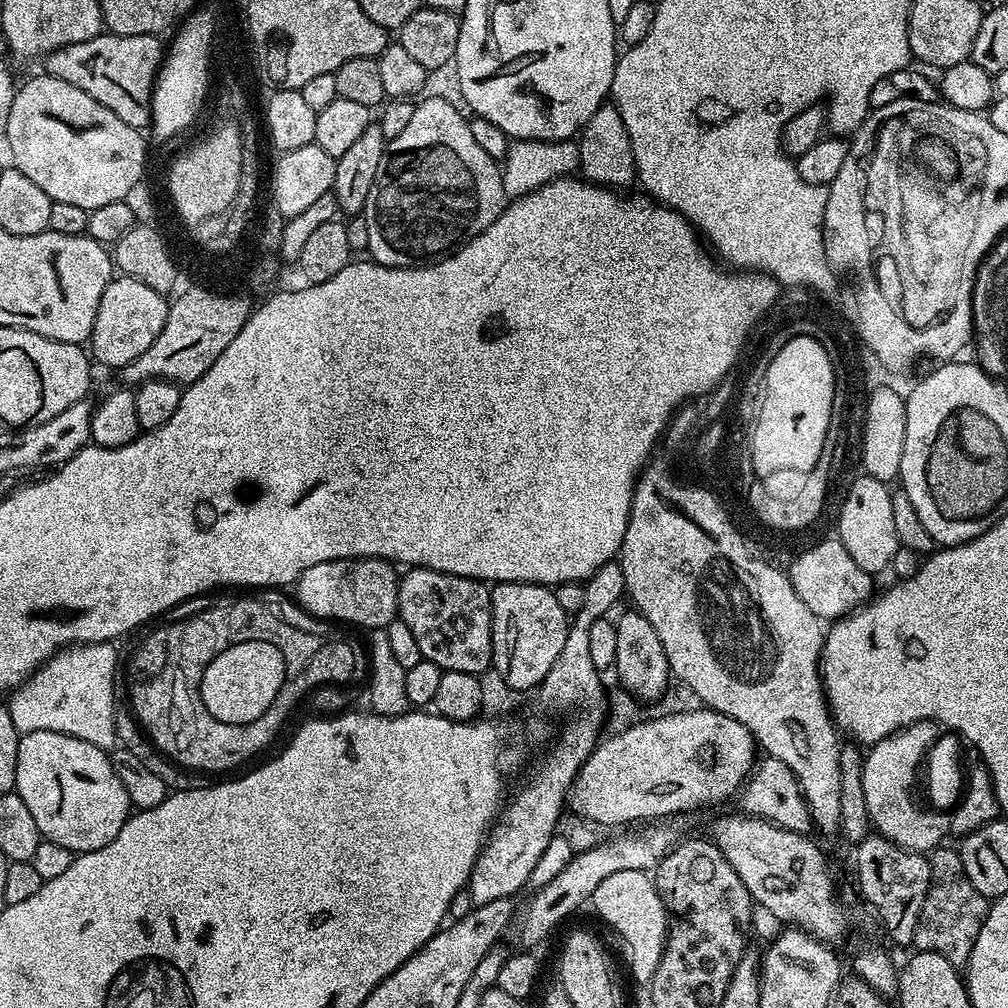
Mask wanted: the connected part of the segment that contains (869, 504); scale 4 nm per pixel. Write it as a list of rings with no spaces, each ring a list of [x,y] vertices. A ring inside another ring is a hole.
[[[860,474],[860,477],[848,488],[844,496],[844,505],[840,508],[840,532],[838,539],[846,546],[850,558],[862,566],[862,570],[879,574],[891,565],[900,543],[898,534],[894,534],[894,514],[890,507],[892,492],[883,480]]]

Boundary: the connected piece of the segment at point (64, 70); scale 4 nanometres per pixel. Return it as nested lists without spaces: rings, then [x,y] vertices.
[[[101,34],[90,38],[86,42],[74,42],[70,46],[62,46],[54,50],[49,56],[43,57],[43,71],[49,76],[60,78],[62,82],[70,82],[70,86],[78,86],[94,102],[102,102],[106,110],[110,110],[122,122],[132,128],[141,130],[149,127],[152,118],[152,86],[156,83],[156,74],[160,71],[166,55],[166,44],[160,36],[150,34],[134,34],[133,36],[114,36]]]

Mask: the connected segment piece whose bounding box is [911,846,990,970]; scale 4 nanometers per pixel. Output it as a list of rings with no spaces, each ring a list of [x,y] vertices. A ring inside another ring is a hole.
[[[948,847],[933,848],[930,853],[932,877],[928,893],[922,902],[911,947],[918,952],[942,954],[946,962],[960,970],[967,965],[970,950],[974,950],[974,942],[978,938],[978,930],[982,930],[982,922],[988,913],[990,900],[980,894],[977,887],[970,882],[966,866],[962,866],[959,851],[955,847]]]

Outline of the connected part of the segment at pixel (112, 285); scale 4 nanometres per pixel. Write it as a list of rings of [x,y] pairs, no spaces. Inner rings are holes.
[[[120,274],[109,280],[106,290],[102,294],[102,302],[98,302],[98,314],[94,314],[94,326],[90,337],[90,356],[97,365],[105,364],[108,368],[122,370],[130,362],[137,360],[154,342],[156,335],[162,330],[162,326],[168,317],[169,301],[161,293],[147,288],[142,282],[134,278]]]

